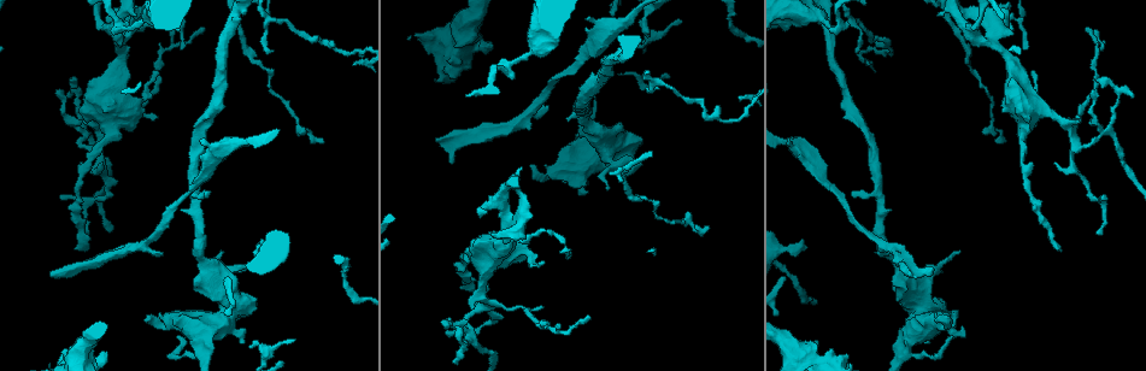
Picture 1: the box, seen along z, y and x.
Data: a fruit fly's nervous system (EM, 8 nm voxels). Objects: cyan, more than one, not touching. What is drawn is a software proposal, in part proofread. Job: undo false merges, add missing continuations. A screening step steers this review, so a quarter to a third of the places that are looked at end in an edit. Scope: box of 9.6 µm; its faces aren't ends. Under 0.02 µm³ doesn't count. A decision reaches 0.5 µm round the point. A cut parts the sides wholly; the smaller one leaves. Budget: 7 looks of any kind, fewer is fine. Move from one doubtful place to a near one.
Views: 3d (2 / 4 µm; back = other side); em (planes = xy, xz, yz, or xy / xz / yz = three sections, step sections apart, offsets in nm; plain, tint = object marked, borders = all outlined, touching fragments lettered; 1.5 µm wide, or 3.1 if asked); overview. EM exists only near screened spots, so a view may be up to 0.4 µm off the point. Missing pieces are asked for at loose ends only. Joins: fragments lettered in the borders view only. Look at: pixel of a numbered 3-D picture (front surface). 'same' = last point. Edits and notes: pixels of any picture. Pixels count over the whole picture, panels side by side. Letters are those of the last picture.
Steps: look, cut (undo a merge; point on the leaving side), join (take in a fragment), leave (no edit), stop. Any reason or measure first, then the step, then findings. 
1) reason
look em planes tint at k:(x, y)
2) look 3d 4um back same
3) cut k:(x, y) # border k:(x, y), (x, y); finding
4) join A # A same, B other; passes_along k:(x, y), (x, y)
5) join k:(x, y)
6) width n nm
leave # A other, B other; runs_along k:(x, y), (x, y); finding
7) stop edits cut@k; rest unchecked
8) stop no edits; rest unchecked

branch stops here
look 3d 2um at 1:(1055, 162)

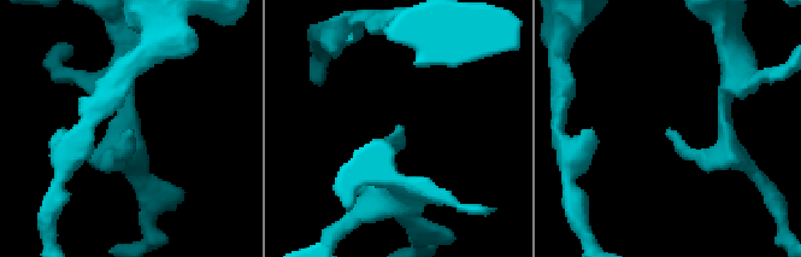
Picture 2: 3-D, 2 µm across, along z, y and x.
look em xy step 8 borders at 2:(131, 134)

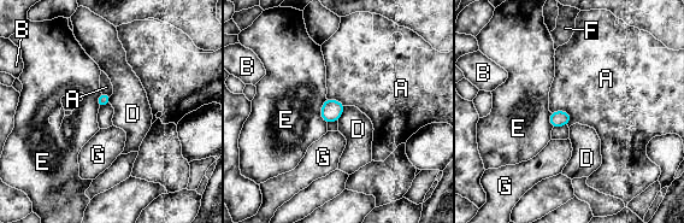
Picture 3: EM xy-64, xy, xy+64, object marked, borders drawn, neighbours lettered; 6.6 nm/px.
another direction
look em yz step 8 borders same

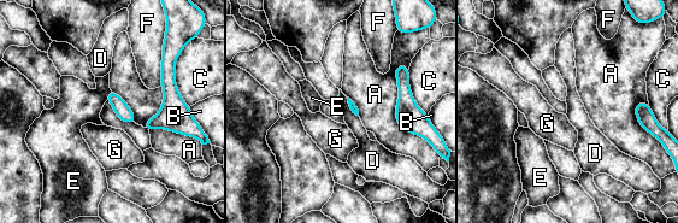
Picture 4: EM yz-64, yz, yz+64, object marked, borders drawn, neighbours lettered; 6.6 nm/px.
leave # A other, B other, C other, D other, E other, F other, G other; border 4:(346, 98), (349, 107), (358, 116); none of them fits

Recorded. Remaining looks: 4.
an open end
look em yz step 8 plain at 1:(541, 260)

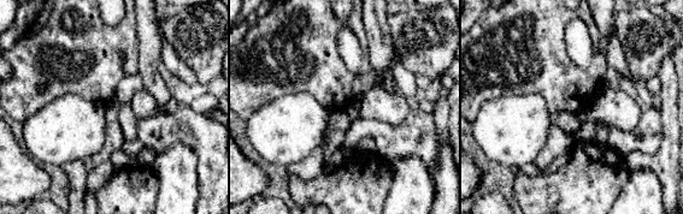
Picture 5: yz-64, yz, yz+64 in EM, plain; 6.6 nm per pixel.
see the neighbours
look em yz step 8 borders same

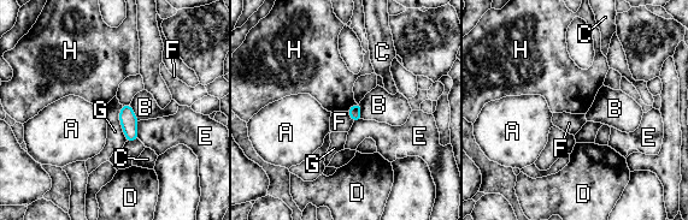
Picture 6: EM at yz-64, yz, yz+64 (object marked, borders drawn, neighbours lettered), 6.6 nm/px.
width 80 nm
leave # A other, B other, C other, D other, E other, F other, G other, H other; border 6:(121, 105), (119, 124), (127, 141); none of them fits

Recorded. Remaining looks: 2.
free end
look em planes tint at 1:(104, 352)

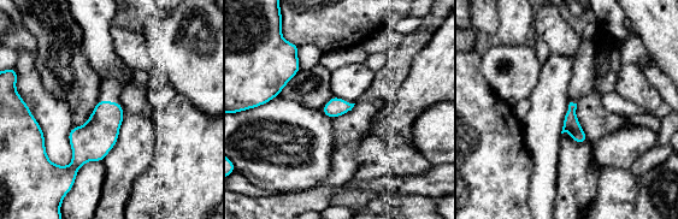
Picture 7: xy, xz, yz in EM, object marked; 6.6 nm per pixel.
look em planes borders same

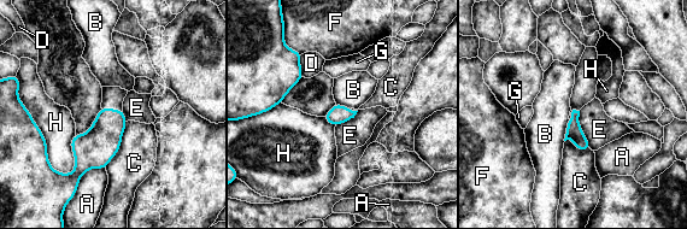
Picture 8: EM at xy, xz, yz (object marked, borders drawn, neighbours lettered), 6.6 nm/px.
leave # A other, B other, C other, D other, E other, F other, G other, H other; border 8:(569, 119), (565, 127), (564, 141); none of them fits

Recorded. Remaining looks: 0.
stop no edits; rest unchecked

